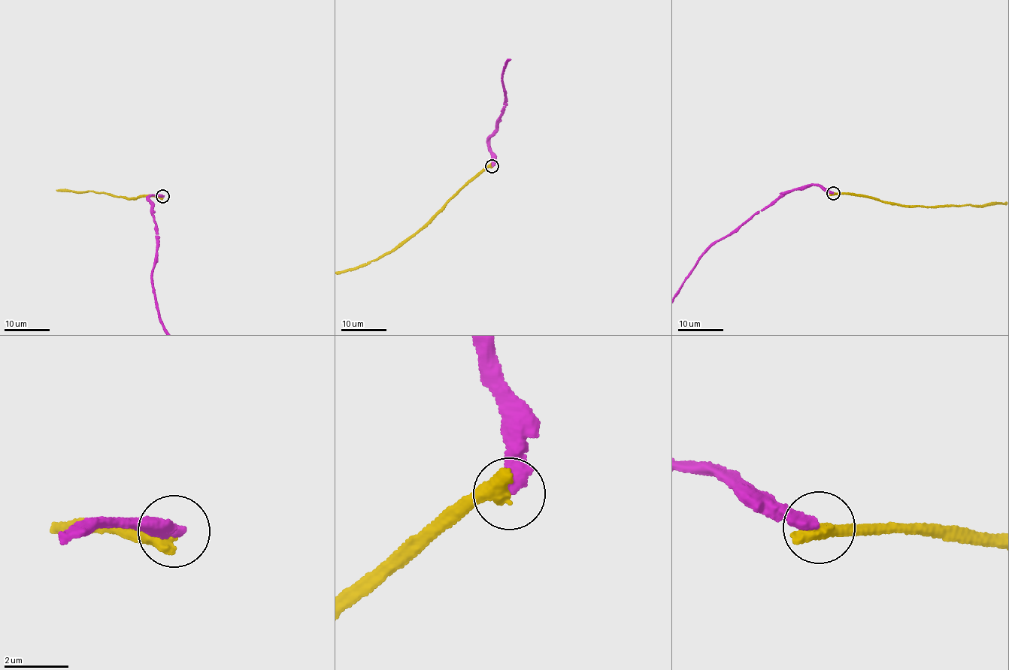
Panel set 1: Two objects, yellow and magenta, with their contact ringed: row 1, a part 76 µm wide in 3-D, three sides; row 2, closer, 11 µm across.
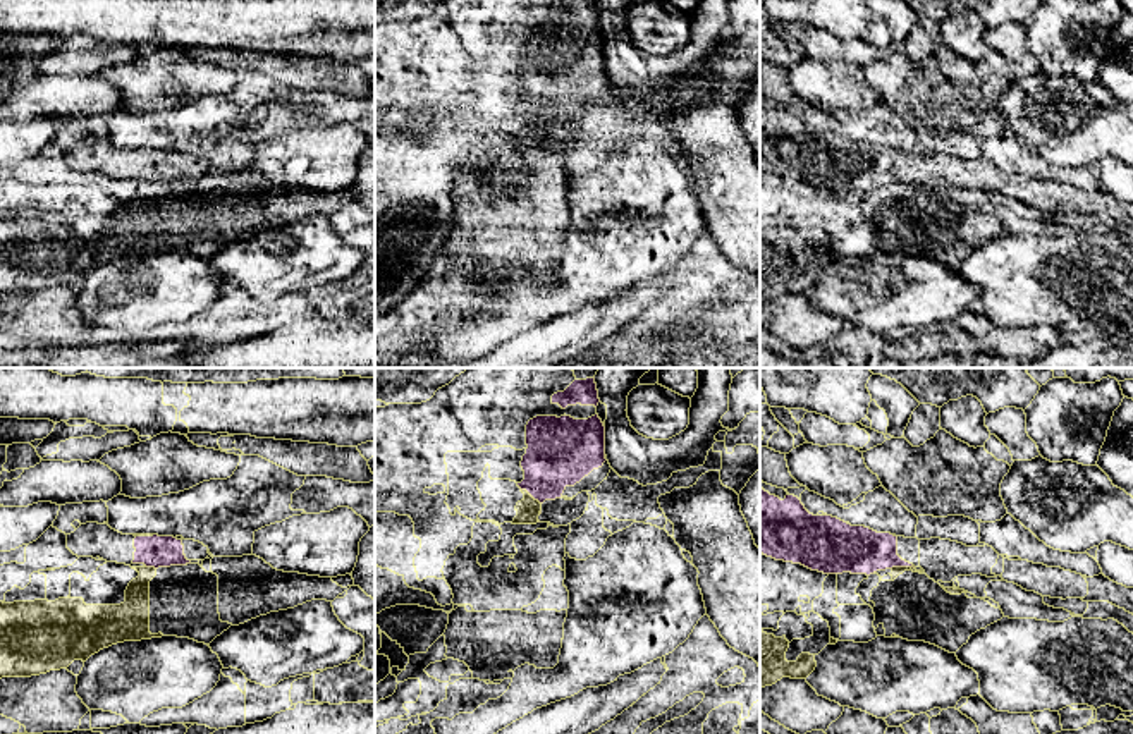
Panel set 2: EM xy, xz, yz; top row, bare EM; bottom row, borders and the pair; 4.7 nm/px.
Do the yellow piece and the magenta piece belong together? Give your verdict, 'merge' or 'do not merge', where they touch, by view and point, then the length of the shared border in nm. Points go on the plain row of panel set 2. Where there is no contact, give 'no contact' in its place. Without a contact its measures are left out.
do not merge | xz (530, 110) | 120 nm

